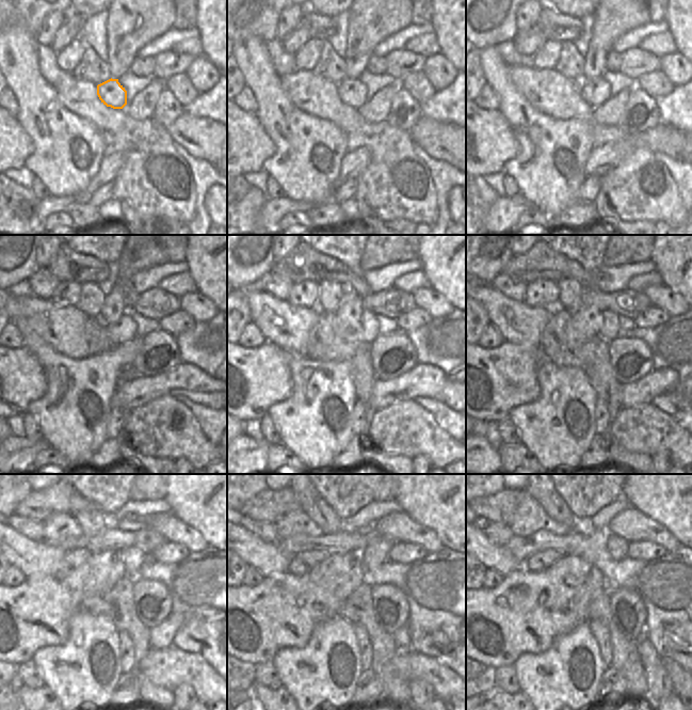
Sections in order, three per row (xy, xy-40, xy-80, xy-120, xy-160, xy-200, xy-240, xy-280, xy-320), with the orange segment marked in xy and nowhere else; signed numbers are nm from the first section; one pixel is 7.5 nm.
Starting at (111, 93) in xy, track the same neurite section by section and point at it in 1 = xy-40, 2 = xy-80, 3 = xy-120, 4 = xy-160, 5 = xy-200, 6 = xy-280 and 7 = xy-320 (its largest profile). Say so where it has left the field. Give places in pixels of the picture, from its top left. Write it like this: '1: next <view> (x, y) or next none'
1: next xy-40 (352, 92)
2: next xy-80 (595, 92)
3: next xy-120 (124, 330)
4: next xy-160 (368, 331)
5: next xy-200 (610, 330)
6: next xy-280 (374, 553)
7: next xy-320 (617, 548)

